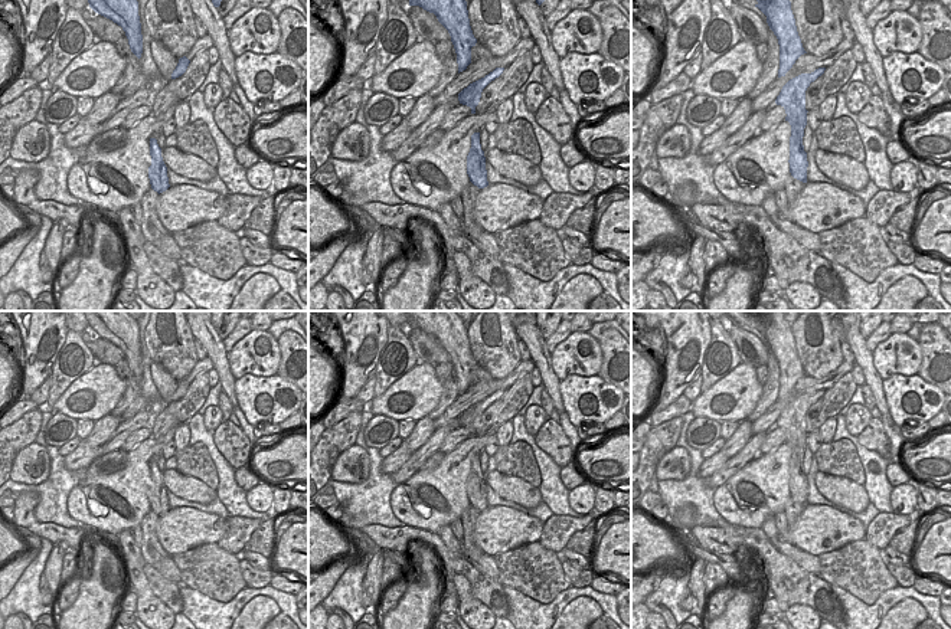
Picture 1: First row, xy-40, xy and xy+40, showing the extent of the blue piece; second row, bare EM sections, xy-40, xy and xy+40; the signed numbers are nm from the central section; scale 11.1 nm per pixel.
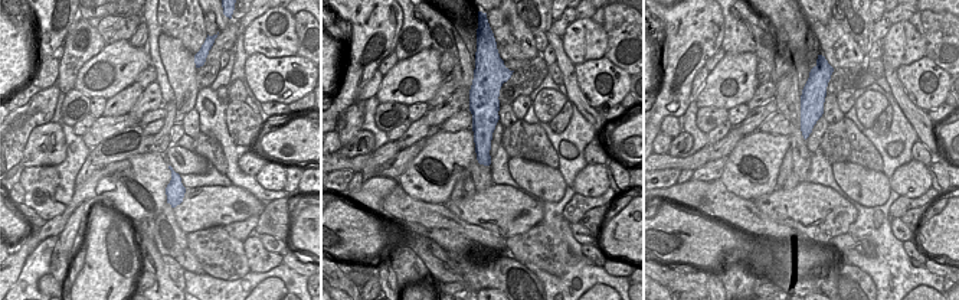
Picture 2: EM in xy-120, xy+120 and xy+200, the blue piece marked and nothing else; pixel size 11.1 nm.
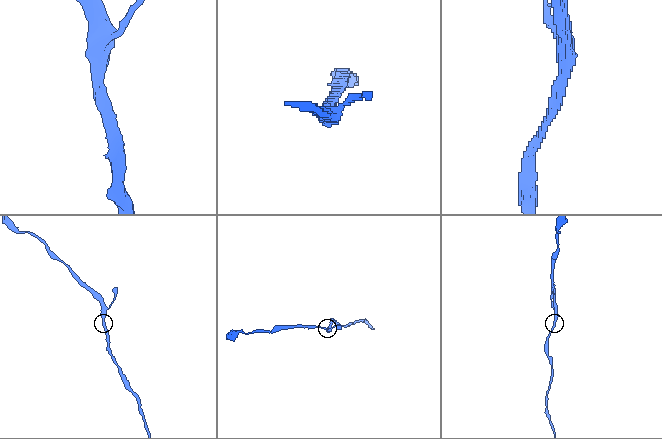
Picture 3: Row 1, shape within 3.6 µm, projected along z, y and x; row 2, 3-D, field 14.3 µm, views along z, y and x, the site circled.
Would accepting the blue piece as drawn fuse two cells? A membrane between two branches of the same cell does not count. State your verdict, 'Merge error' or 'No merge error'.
No merge error

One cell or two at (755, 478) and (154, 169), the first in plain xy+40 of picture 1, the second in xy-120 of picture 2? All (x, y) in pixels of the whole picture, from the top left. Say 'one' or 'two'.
one

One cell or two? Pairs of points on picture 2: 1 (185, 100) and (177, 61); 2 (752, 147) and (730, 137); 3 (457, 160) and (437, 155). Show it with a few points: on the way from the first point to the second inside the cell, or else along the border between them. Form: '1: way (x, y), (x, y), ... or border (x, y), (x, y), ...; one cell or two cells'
1: way (185, 90), (182, 71); one cell
2: border (745, 136), (727, 156); two cells
3: way (452, 160), (441, 157); one cell

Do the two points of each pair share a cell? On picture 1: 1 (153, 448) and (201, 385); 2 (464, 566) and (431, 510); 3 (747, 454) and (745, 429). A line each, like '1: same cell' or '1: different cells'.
1: different cells
2: different cells
3: different cells

